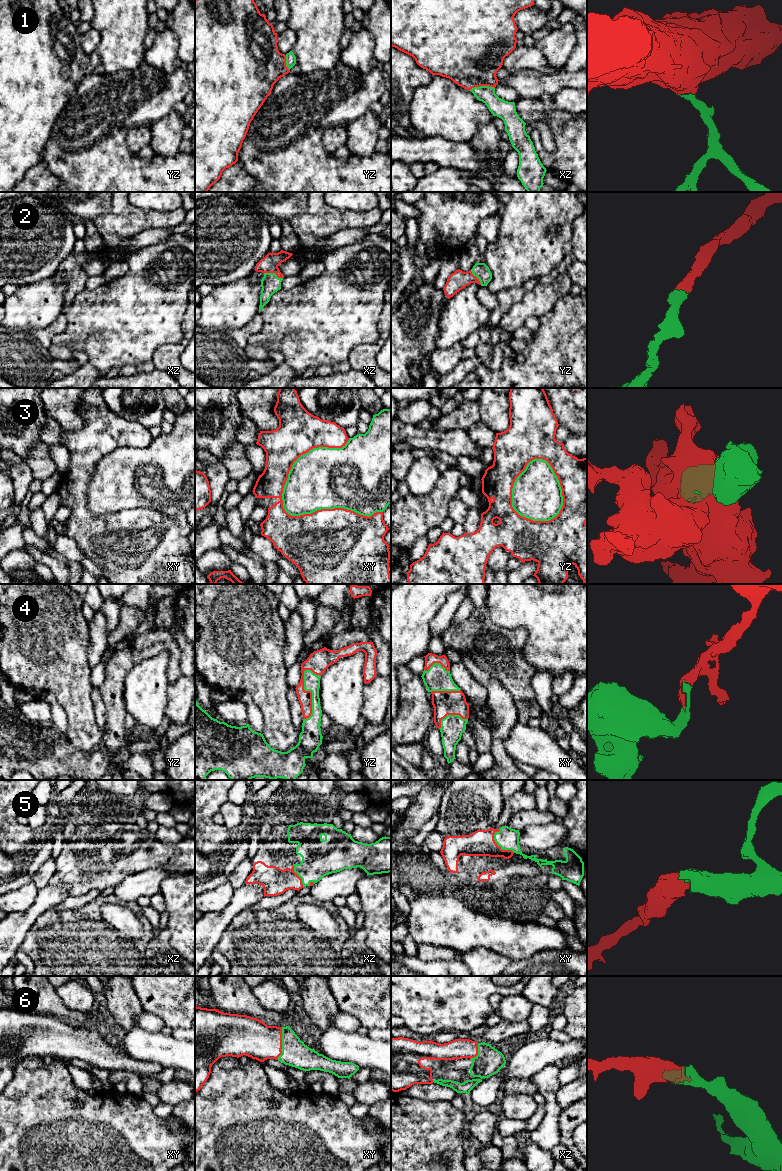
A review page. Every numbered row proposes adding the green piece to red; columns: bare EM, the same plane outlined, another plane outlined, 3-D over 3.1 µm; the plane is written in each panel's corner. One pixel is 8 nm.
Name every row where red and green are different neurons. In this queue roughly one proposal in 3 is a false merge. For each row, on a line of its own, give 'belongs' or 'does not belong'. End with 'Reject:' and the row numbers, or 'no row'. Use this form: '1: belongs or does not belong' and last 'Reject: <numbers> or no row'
1: belongs
2: belongs
3: does not belong
4: belongs
5: belongs
6: belongs
Reject: 3

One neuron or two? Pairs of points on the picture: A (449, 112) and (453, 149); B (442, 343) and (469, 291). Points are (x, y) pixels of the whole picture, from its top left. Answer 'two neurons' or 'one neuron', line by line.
A: two neurons
B: one neuron

